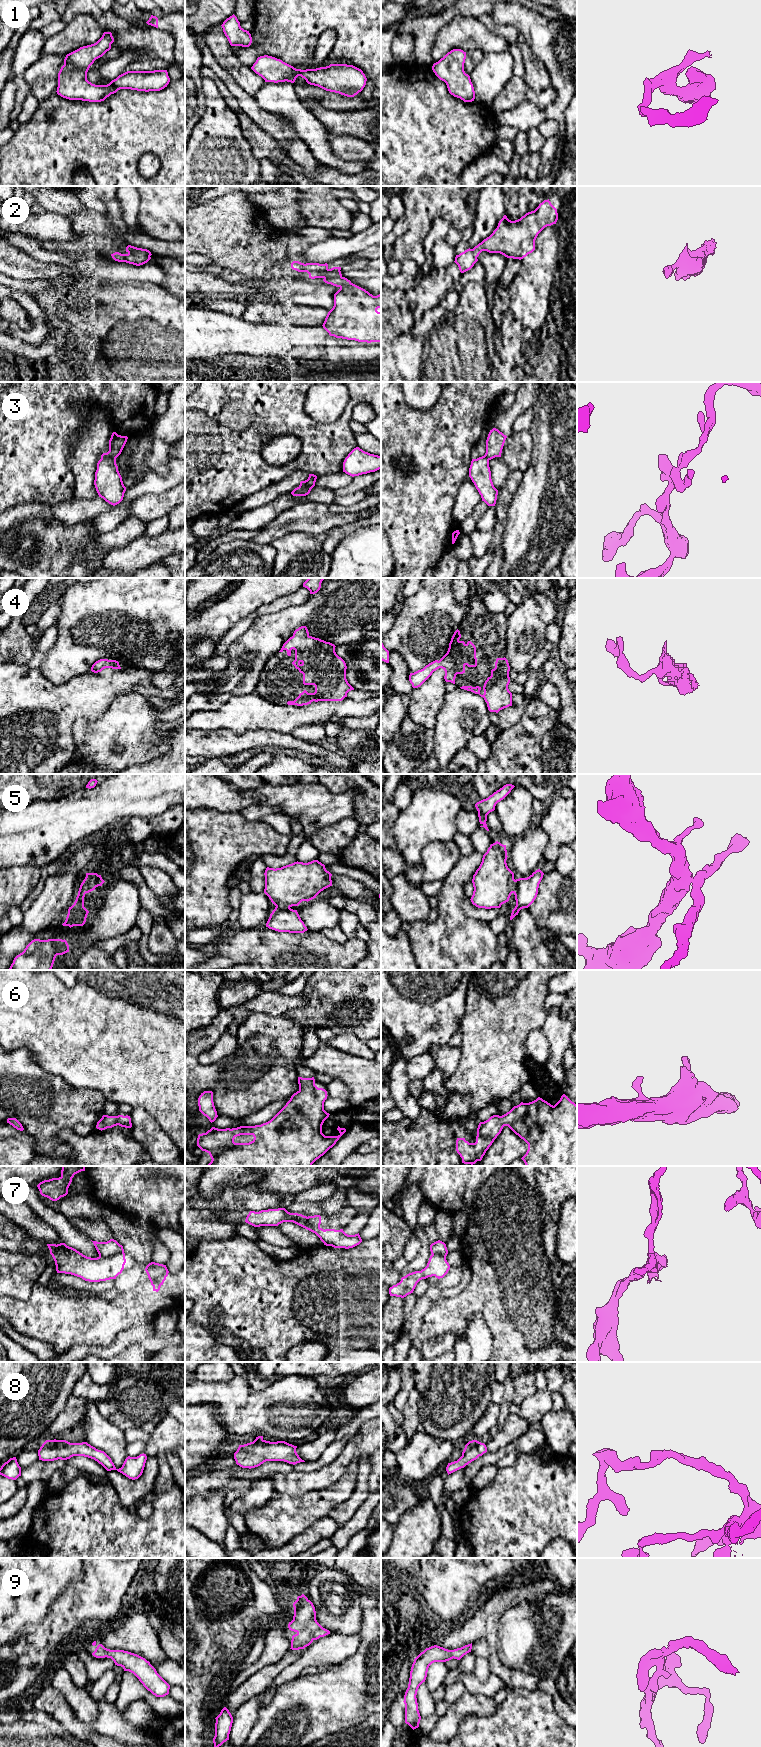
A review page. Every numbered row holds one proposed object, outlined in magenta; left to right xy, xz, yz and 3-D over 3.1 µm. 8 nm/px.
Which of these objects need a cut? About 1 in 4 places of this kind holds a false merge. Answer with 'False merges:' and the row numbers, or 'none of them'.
False merges: 3, 5, 7

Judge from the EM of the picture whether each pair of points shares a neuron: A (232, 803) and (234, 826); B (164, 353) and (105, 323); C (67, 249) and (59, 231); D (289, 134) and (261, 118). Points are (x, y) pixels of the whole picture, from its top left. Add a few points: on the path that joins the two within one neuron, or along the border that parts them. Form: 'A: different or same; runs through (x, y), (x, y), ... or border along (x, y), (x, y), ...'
A: different; border along (210, 809), (220, 812), (238, 813)
B: same; runs through (149, 341), (130, 341), (120, 331)
C: different; border along (42, 240), (70, 242)
D: same; runs through (282, 132), (268, 122)

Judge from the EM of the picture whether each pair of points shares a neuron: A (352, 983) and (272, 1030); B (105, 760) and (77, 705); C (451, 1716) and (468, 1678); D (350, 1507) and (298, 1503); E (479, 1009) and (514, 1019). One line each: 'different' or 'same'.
A: different
B: different
C: different
D: different
E: same

